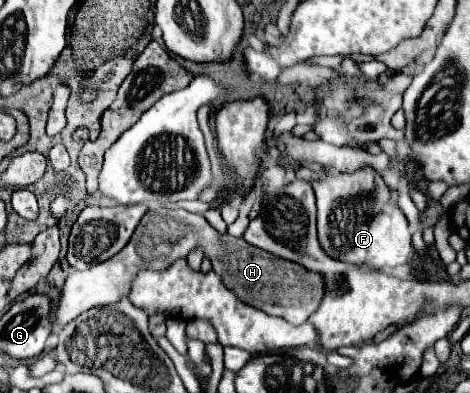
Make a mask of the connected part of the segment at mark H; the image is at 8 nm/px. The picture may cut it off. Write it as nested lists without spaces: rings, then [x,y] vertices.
[[[184,209],[160,213],[148,211],[122,253],[116,253],[108,261],[102,261],[86,271],[68,273],[56,309],[56,323],[66,325],[86,309],[118,301],[122,295],[128,295],[130,281],[134,279],[134,273],[138,273],[138,269],[164,269],[178,257],[186,257],[198,245],[204,249],[206,255],[210,255],[212,269],[222,275],[226,287],[232,289],[244,303],[262,309],[268,315],[284,317],[292,325],[306,323],[324,297],[324,277],[320,273],[262,251],[246,243],[244,239],[230,237],[228,233],[220,235],[200,213],[188,213]]]

